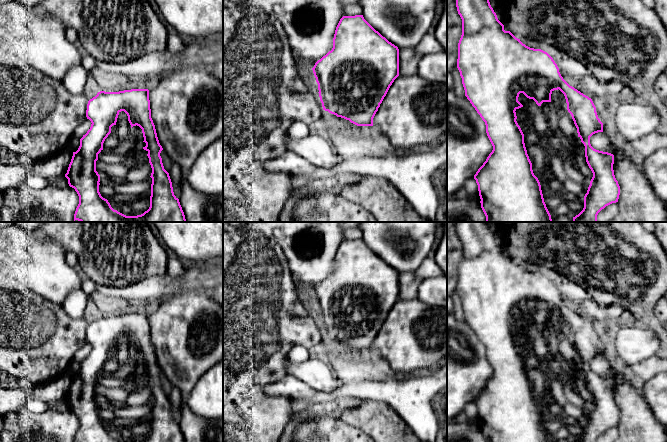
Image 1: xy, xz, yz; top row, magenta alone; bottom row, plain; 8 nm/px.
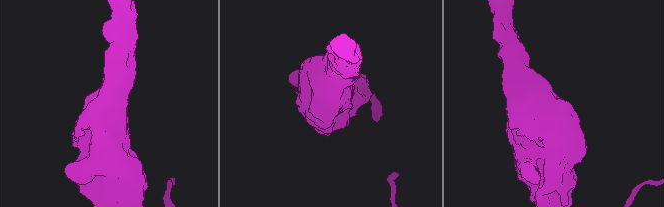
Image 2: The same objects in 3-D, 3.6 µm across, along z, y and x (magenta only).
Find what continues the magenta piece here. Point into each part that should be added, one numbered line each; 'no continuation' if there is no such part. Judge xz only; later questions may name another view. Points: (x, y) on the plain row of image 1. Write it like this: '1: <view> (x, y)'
no continuation

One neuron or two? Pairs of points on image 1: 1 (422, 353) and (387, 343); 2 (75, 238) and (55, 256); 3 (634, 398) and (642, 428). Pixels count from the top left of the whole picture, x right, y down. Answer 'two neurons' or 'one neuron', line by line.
1: one neuron
2: two neurons
3: one neuron

